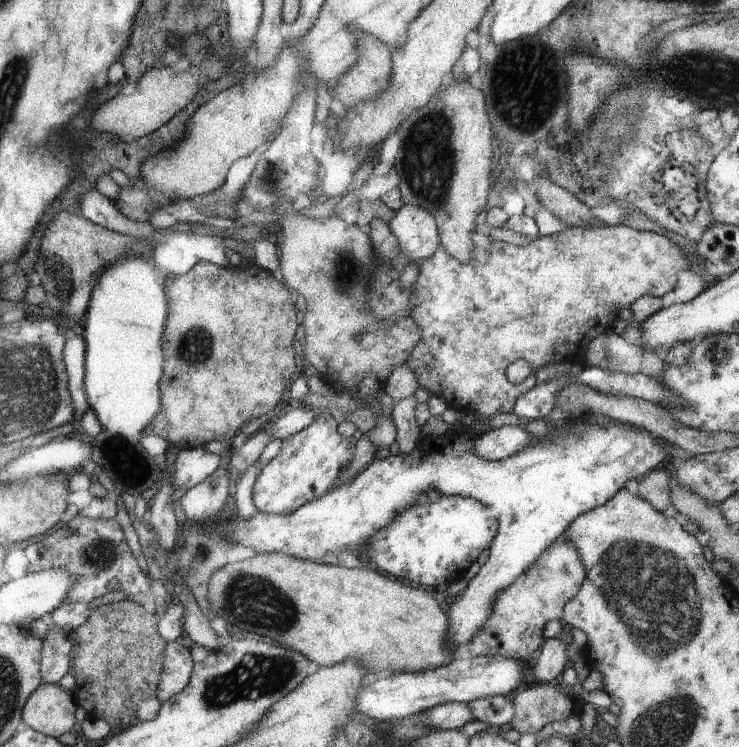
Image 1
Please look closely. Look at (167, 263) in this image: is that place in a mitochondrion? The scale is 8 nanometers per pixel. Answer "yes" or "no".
no

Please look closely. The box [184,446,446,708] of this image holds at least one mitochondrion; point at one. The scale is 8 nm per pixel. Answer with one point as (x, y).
(252, 601)

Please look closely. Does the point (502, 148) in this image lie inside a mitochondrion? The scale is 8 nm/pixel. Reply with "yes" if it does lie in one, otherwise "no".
no

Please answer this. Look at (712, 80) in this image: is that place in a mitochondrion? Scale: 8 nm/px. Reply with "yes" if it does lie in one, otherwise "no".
yes

